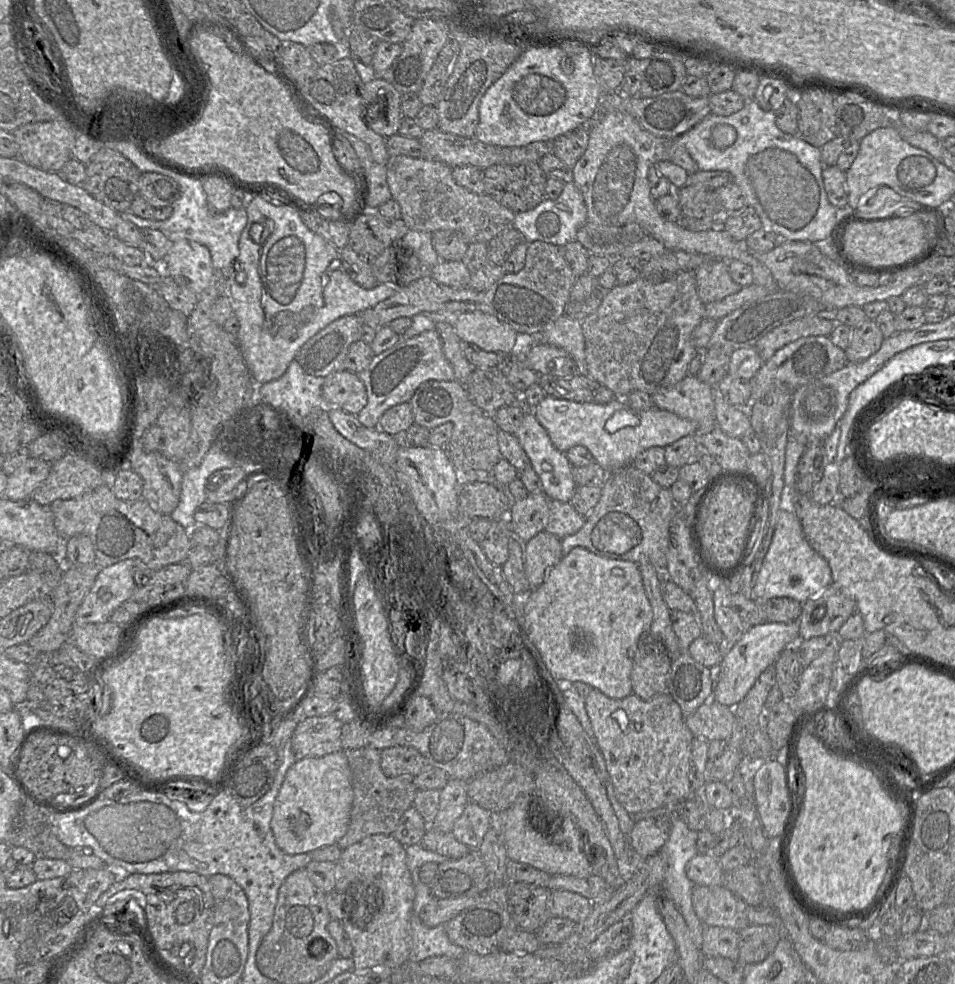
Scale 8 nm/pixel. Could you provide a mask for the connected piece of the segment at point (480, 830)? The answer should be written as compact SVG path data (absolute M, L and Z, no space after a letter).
M469 801L461 816L455 821L451 833L470 849L477 849L490 826L492 814Z

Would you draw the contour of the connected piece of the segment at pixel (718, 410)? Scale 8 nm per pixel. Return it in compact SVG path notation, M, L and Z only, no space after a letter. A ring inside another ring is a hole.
M717 386L712 390L717 427L726 435L740 439L747 432L753 432L747 409L728 403Z

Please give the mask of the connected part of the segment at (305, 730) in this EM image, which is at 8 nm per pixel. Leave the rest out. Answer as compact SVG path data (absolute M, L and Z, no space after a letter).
M331 714L300 719L292 736L292 749L296 760L341 751L342 725Z

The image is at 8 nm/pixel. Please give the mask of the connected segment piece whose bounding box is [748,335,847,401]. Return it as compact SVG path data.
M829 336L801 337L783 346L770 359L762 362L760 369L748 381L751 388L751 401L761 397L772 384L785 384L794 391L802 385L843 368L846 364L845 351L834 345Z

